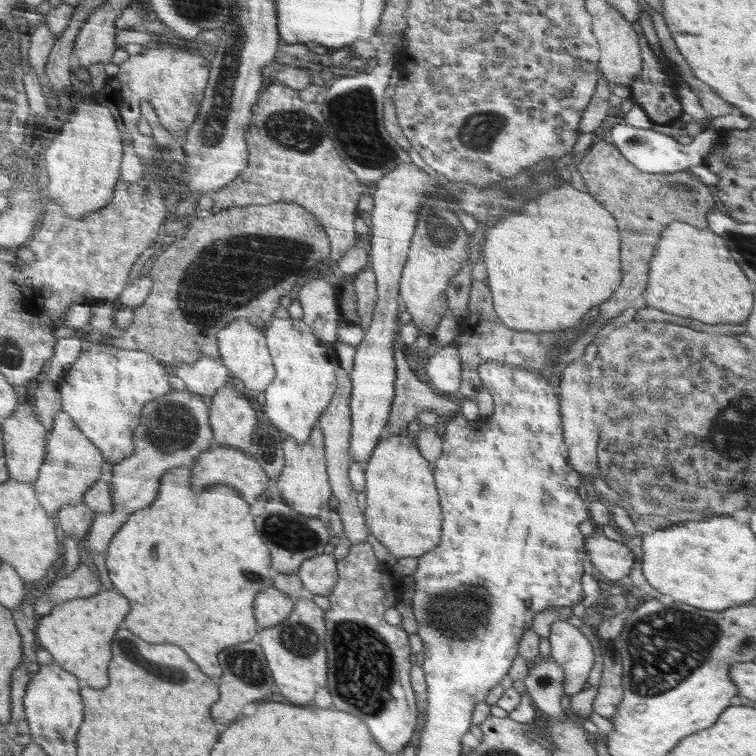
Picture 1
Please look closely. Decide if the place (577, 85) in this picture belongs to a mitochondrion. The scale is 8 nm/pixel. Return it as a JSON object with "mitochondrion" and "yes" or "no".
{"mitochondrion":"no"}

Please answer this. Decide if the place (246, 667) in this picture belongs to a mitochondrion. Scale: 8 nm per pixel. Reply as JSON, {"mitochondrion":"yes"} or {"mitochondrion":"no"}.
{"mitochondrion":"yes"}

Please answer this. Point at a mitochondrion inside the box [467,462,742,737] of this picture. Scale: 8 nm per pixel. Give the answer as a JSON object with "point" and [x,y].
{"point":[664,648]}

